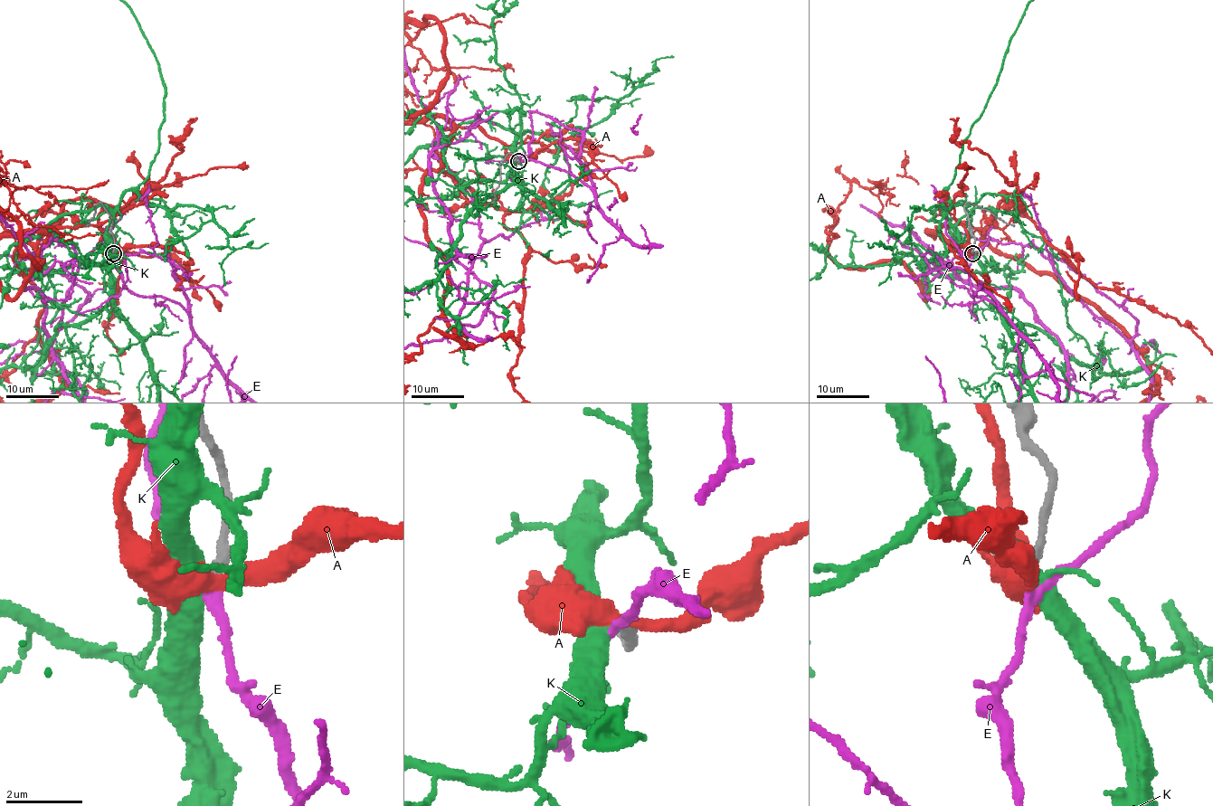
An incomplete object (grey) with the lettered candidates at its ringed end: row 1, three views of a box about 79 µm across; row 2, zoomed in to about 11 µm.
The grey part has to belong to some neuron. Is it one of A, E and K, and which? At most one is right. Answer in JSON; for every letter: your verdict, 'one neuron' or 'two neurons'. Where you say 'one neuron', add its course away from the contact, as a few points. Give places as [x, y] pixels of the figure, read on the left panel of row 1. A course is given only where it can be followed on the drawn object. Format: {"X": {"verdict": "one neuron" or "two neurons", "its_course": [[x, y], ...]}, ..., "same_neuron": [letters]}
{"A": {"verdict": "two neurons"}, "E": {"verdict": "one neuron"}, "K": {"verdict": "two neurons"}, "same_neuron": ["E"]}

